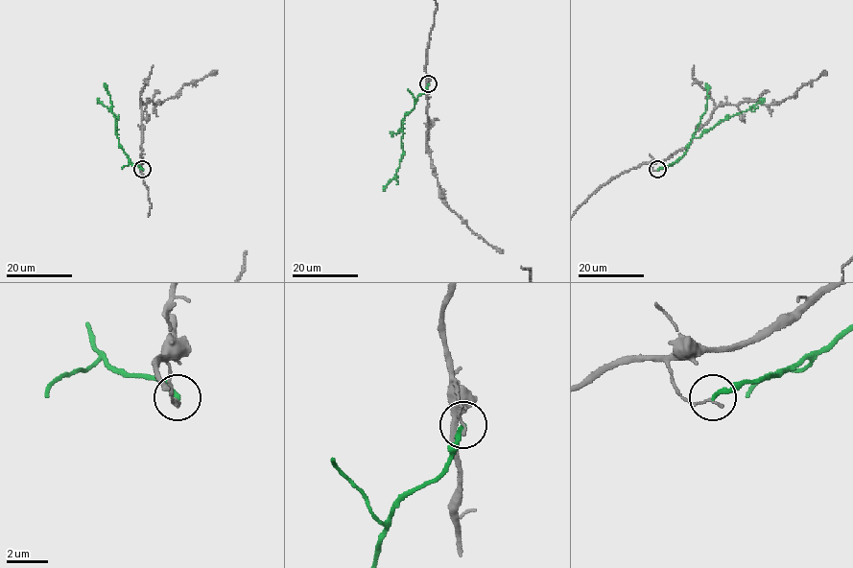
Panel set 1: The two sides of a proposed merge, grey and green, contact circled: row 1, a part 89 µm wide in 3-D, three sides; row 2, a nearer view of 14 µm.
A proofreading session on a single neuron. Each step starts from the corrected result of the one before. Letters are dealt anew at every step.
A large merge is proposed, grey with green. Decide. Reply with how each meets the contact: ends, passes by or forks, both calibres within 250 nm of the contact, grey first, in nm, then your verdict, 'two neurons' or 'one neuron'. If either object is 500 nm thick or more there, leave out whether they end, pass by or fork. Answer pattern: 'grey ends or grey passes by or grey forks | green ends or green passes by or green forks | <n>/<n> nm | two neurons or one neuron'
grey ends | green ends | 130/240 nm | two neurons

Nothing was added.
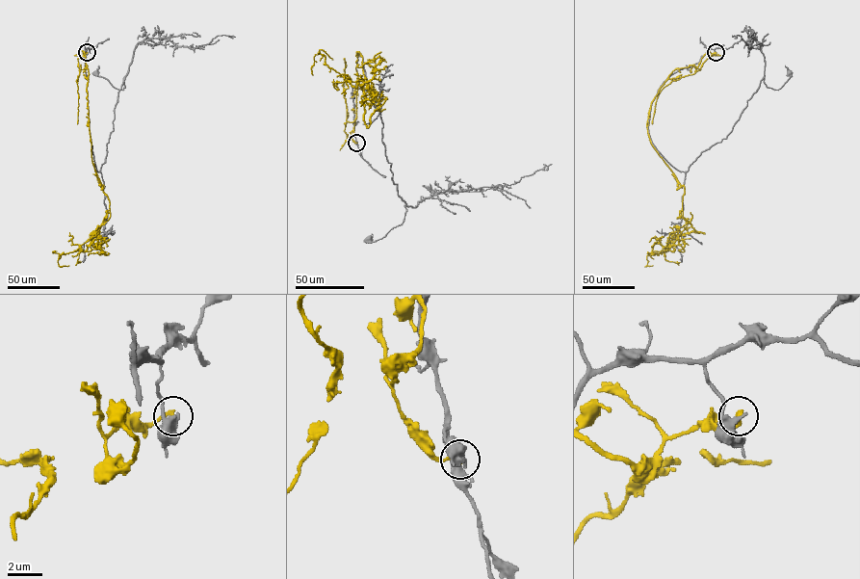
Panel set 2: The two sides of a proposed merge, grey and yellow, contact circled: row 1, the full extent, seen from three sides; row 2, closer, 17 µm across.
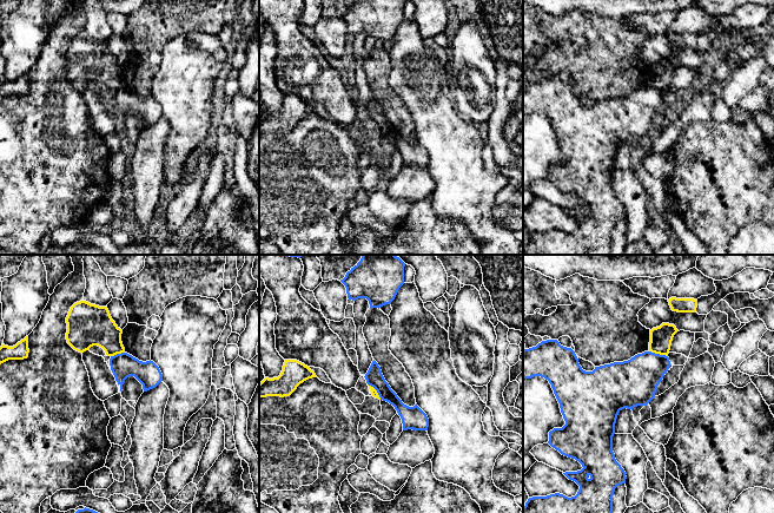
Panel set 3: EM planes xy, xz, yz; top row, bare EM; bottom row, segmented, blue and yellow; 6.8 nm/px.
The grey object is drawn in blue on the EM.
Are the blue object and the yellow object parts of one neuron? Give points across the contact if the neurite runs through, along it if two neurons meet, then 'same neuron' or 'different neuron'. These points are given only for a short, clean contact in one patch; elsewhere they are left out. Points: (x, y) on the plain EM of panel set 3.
along yz (649, 86), (667, 92) | different neuron

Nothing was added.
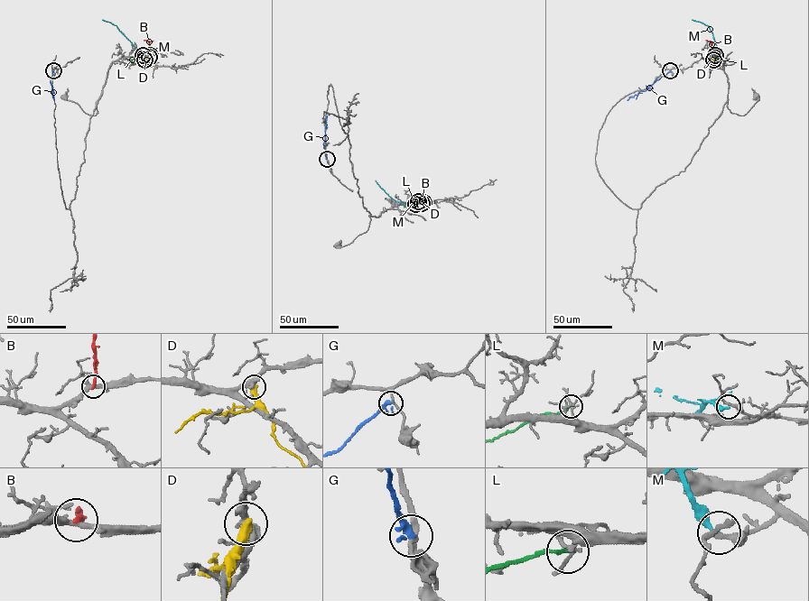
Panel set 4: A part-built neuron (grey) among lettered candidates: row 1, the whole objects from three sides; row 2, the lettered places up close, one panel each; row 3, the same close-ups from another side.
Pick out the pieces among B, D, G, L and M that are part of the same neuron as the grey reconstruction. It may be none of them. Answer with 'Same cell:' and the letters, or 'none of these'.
Same cell: none of these

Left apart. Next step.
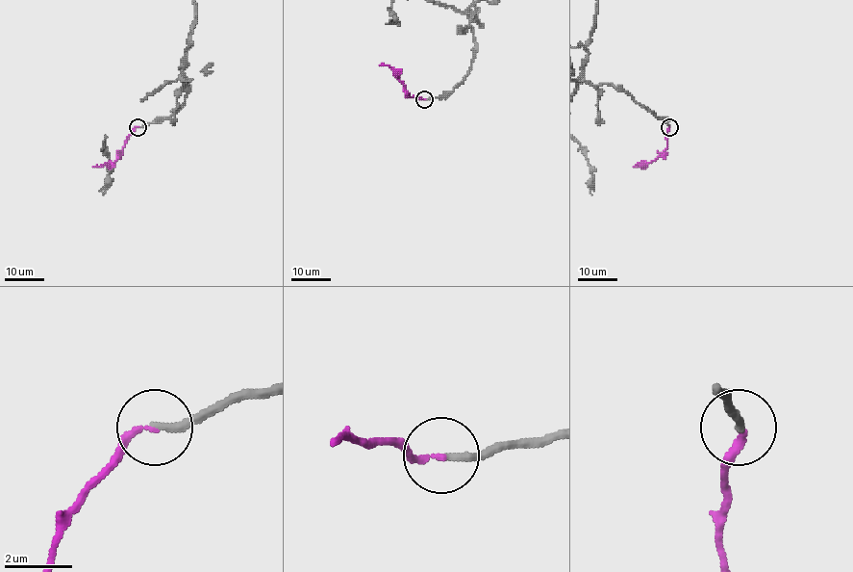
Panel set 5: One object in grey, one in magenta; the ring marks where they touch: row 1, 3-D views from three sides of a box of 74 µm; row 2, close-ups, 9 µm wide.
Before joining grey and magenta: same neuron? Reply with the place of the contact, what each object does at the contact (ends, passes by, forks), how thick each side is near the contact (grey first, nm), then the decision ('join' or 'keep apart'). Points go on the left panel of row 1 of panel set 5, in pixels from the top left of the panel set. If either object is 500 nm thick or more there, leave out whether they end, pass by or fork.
at (137, 127); grey ends there; magenta ends there; 240 nm thick on the grey side, 170 nm on the other; join

